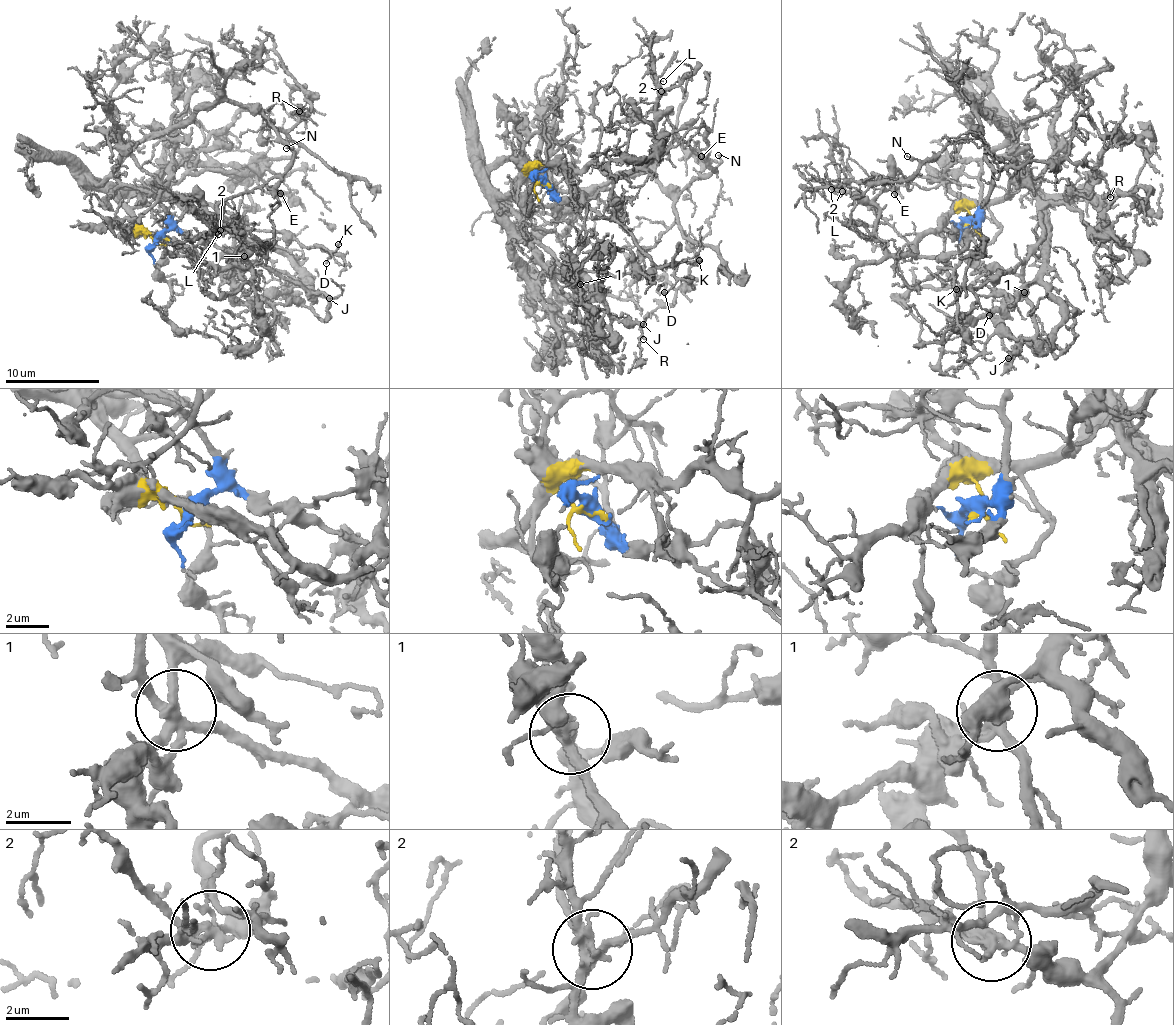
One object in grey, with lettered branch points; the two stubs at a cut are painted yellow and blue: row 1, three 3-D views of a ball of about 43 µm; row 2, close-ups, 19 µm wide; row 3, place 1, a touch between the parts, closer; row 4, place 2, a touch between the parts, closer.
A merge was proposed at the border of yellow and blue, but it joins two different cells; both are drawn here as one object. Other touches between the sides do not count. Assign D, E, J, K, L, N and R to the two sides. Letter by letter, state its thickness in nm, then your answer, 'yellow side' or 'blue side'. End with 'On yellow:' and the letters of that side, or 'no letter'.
D: 120 nm thick; blue side
E: 130 nm thick; blue side
J: 200 nm thick; blue side
K: 130 nm thick; blue side
L: 100 nm thick; blue side
N: 170 nm thick; blue side
R: 130 nm thick; blue side
On yellow: no letter

